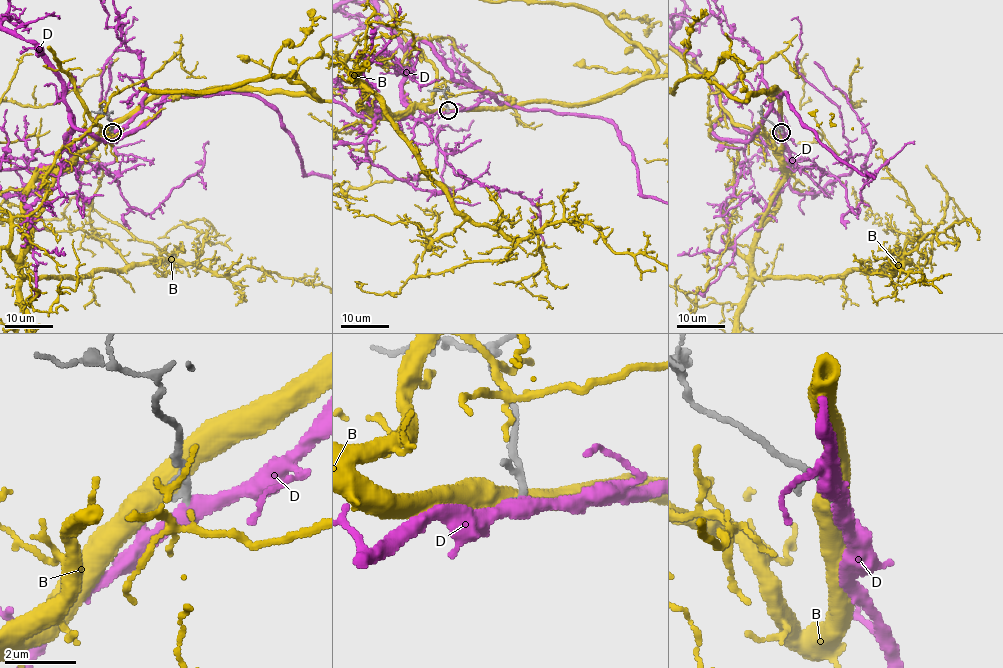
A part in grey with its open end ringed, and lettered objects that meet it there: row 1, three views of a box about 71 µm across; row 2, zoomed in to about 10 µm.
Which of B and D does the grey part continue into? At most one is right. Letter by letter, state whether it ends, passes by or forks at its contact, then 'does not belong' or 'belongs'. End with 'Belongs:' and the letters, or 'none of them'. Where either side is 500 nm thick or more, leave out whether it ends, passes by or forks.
B: does not belong
D: it passes by; belongs
Belongs: D

